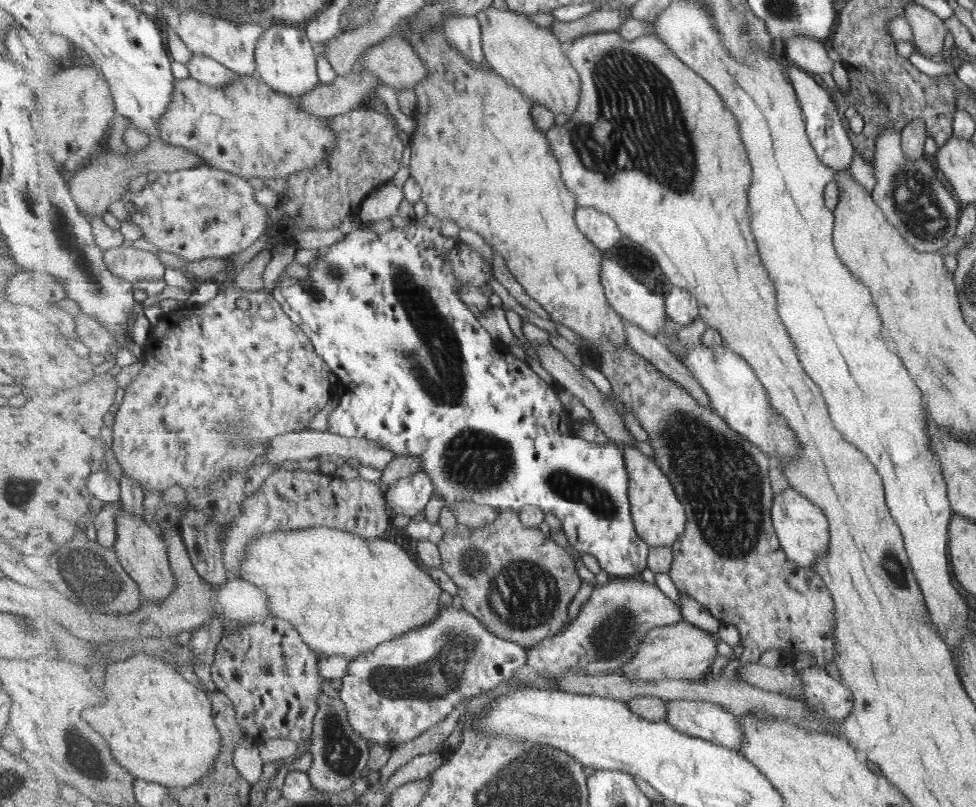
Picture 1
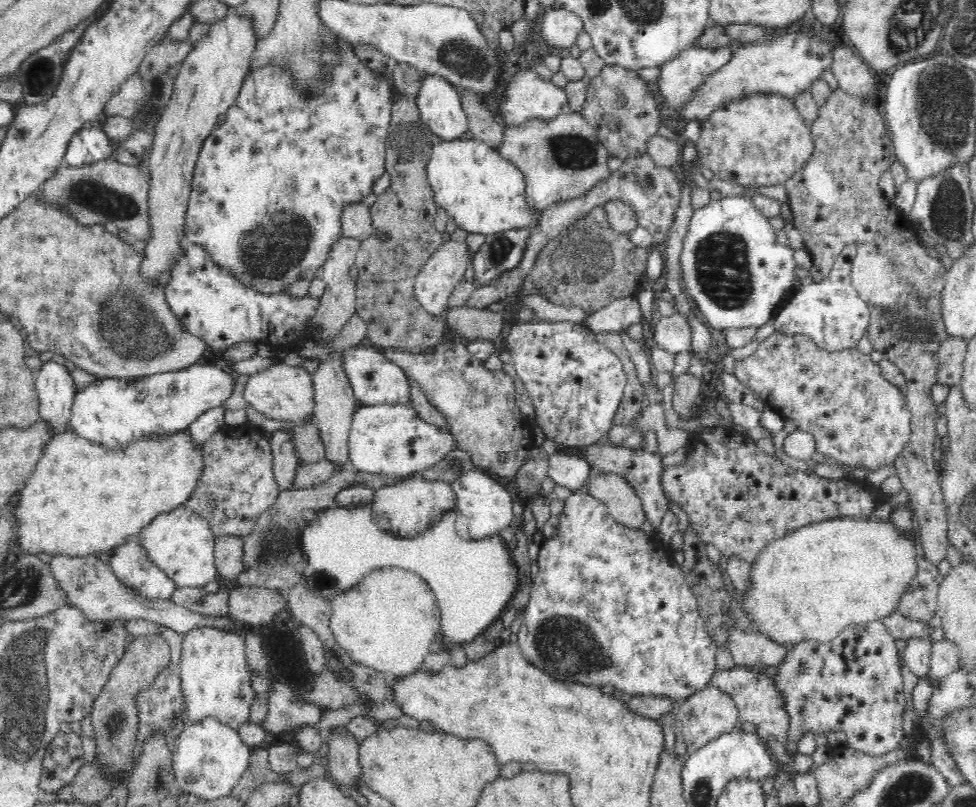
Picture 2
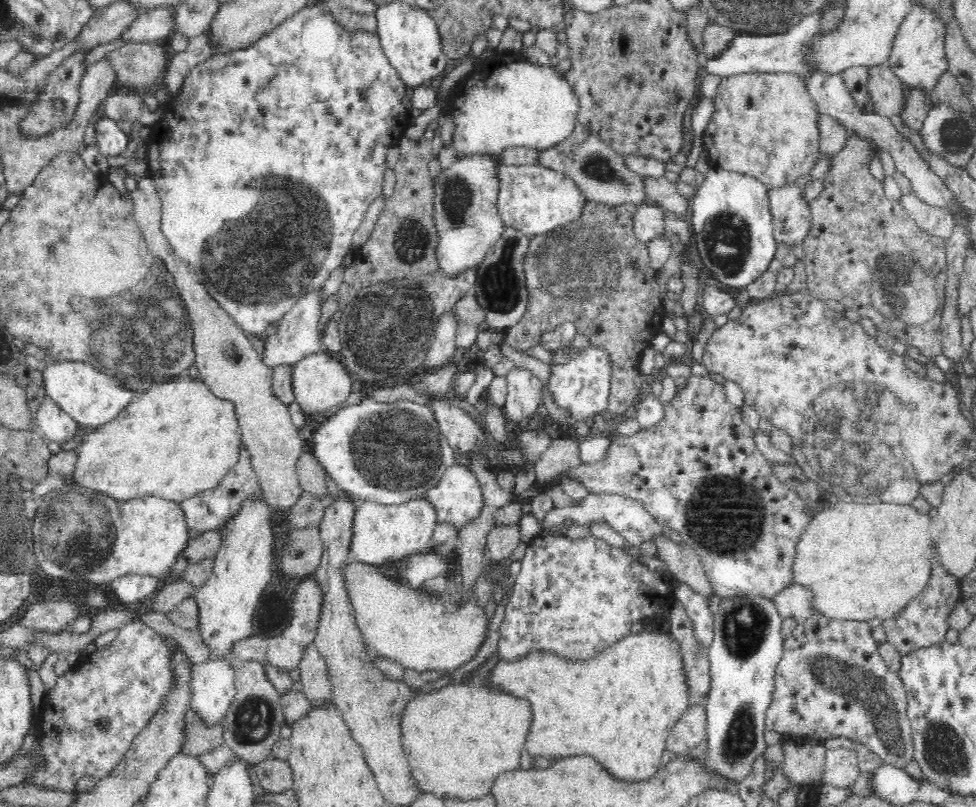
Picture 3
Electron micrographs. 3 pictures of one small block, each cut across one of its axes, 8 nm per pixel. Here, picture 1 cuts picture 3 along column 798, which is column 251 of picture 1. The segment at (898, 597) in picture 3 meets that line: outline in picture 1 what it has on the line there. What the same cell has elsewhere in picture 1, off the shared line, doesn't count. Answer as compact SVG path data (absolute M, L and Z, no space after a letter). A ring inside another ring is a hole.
M332 527L273 532L251 540L240 568L240 578L263 589L269 597L273 616L291 621L315 652L346 656L349 660L434 621L443 606L439 600L443 592L441 586L419 569L403 546L391 540L364 539L357 533Z

